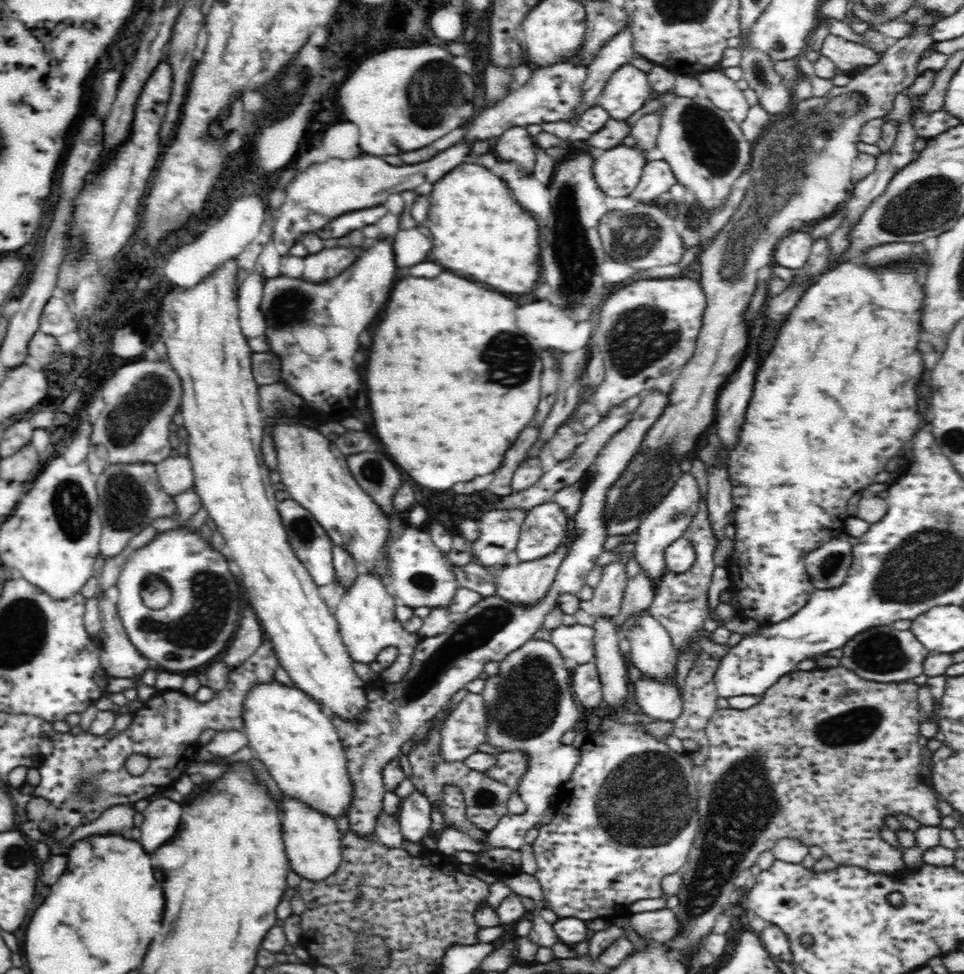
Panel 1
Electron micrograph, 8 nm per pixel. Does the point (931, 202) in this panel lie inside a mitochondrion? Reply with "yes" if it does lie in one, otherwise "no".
yes

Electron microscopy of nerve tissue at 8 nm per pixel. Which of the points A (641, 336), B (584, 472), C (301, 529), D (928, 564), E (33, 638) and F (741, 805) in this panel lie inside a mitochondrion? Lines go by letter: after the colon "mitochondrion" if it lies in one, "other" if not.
A: mitochondrion
B: other
C: mitochondrion
D: mitochondrion
E: mitochondrion
F: mitochondrion

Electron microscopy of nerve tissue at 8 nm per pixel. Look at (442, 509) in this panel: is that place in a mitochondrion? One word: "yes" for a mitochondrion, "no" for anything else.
no

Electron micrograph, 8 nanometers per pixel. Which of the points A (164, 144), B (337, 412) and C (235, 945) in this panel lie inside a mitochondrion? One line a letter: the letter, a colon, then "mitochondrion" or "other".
A: other
B: other
C: other

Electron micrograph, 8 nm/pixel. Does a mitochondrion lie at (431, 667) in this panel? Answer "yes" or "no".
yes

